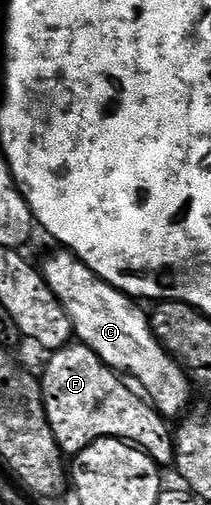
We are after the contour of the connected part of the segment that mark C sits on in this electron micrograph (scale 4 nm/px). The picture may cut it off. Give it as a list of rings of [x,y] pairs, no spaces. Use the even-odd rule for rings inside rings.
[[[56,250],[42,264],[42,271],[50,290],[54,290],[66,314],[70,314],[72,330],[79,343],[94,350],[94,354],[98,354],[98,358],[102,358],[102,362],[113,372],[125,377],[133,376],[139,391],[161,416],[180,418],[189,411],[188,403],[192,400],[189,373],[180,361],[168,355],[168,351],[160,345],[152,329],[149,313],[143,312],[133,297],[98,278],[94,270],[87,268],[67,250]]]

